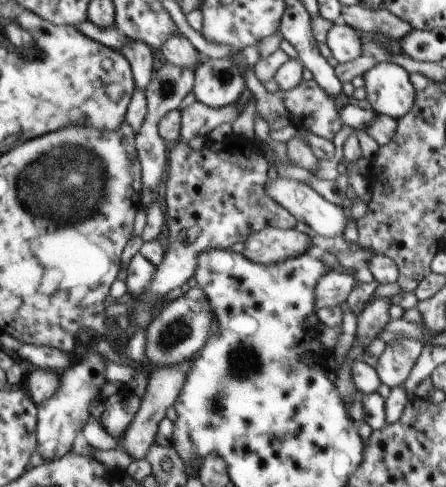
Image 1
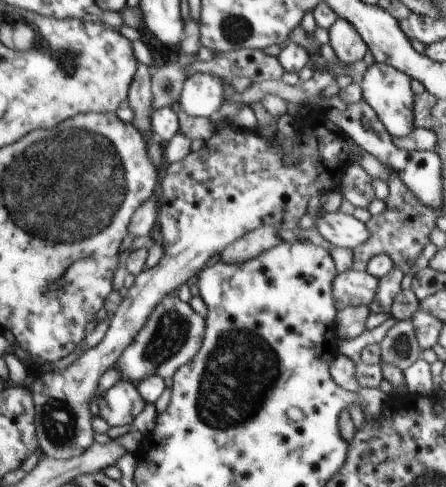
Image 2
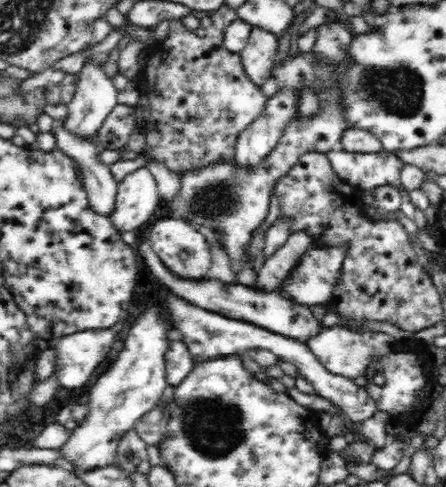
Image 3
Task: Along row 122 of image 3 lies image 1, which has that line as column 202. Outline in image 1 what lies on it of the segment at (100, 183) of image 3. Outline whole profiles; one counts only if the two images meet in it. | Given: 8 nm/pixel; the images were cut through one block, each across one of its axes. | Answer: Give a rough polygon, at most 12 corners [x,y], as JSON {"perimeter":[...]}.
{"perimeter":[[182,34],[161,46],[169,65],[190,70],[205,60]]}

